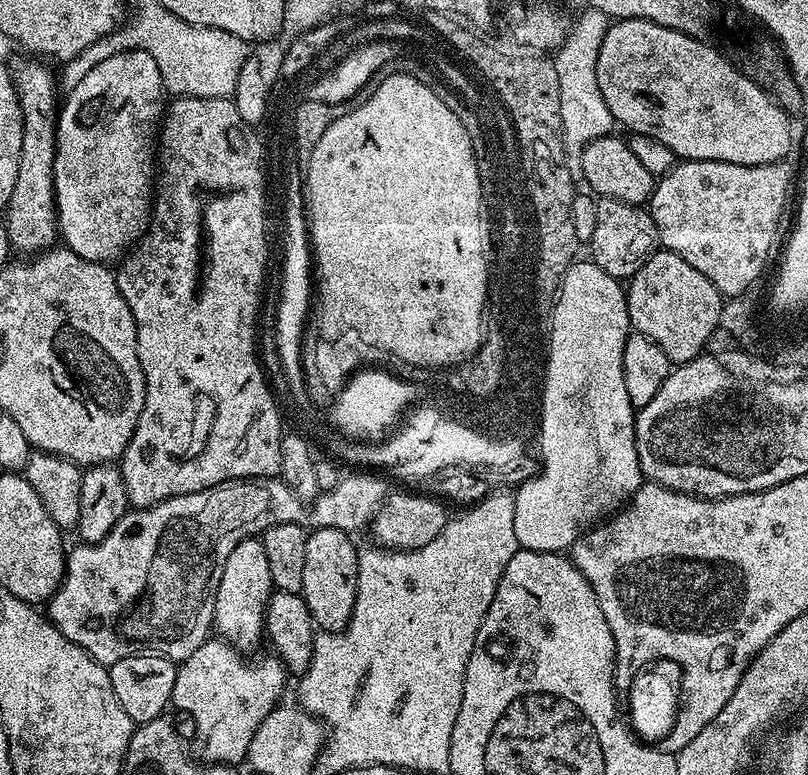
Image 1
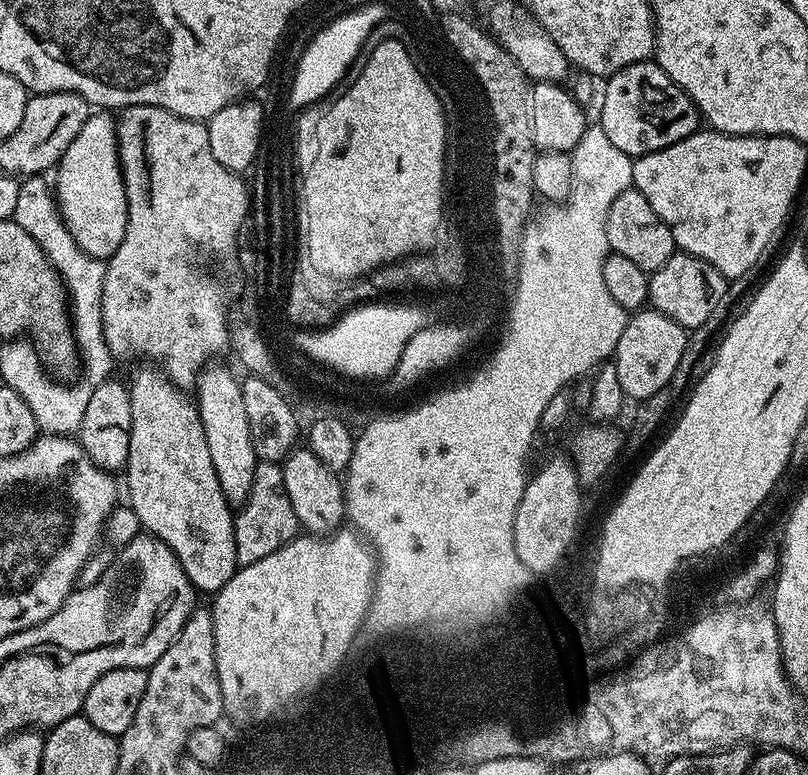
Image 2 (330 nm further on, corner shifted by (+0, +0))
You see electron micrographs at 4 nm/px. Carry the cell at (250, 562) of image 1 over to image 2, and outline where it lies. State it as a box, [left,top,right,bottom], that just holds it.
[194,362,258,506]

